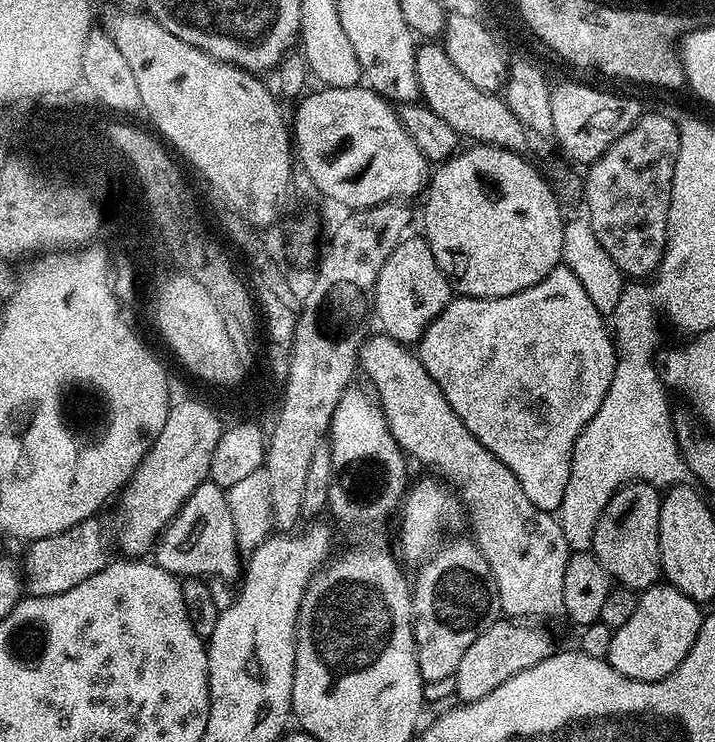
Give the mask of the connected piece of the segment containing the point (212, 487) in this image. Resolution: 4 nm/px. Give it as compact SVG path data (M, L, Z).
M210 480L196 487L179 515L165 528L154 556L161 568L175 576L196 578L210 574L224 580L240 576L242 556L237 546L237 535L234 534L227 493Z

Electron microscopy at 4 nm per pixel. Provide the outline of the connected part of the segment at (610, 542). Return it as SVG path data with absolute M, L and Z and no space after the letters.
M633 482L617 488L596 520L590 549L617 585L633 590L651 588L661 579L658 518L662 492L657 485Z

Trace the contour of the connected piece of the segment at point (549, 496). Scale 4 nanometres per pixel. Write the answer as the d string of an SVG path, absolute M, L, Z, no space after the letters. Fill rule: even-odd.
M555 266L537 284L518 294L493 300L483 300L473 296L460 296L449 300L448 305L440 311L438 318L434 318L434 322L430 322L430 326L418 341L418 355L422 366L426 366L426 370L434 378L455 413L462 418L466 428L478 438L481 446L491 456L502 461L514 474L514 478L518 478L518 486L522 486L522 494L526 494L526 498L530 498L530 502L534 502L534 506L538 506L538 510L543 512L559 513L562 494L566 494L566 482L570 482L572 451L578 434L587 426L590 418L594 418L598 406L602 406L602 398L606 398L606 390L610 390L610 382L614 378L618 353L613 333L611 331L608 333L604 320L606 320L605 313L594 306L589 295L586 294L585 287L575 274L565 266Z

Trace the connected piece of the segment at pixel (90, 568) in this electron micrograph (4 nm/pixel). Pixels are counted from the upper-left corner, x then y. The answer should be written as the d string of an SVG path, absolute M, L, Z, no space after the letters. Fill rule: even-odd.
M92 518L84 520L81 524L75 524L68 532L31 541L29 548L32 549L24 560L24 568L32 579L31 595L57 596L104 569L104 544L100 538L100 528L95 522Z

